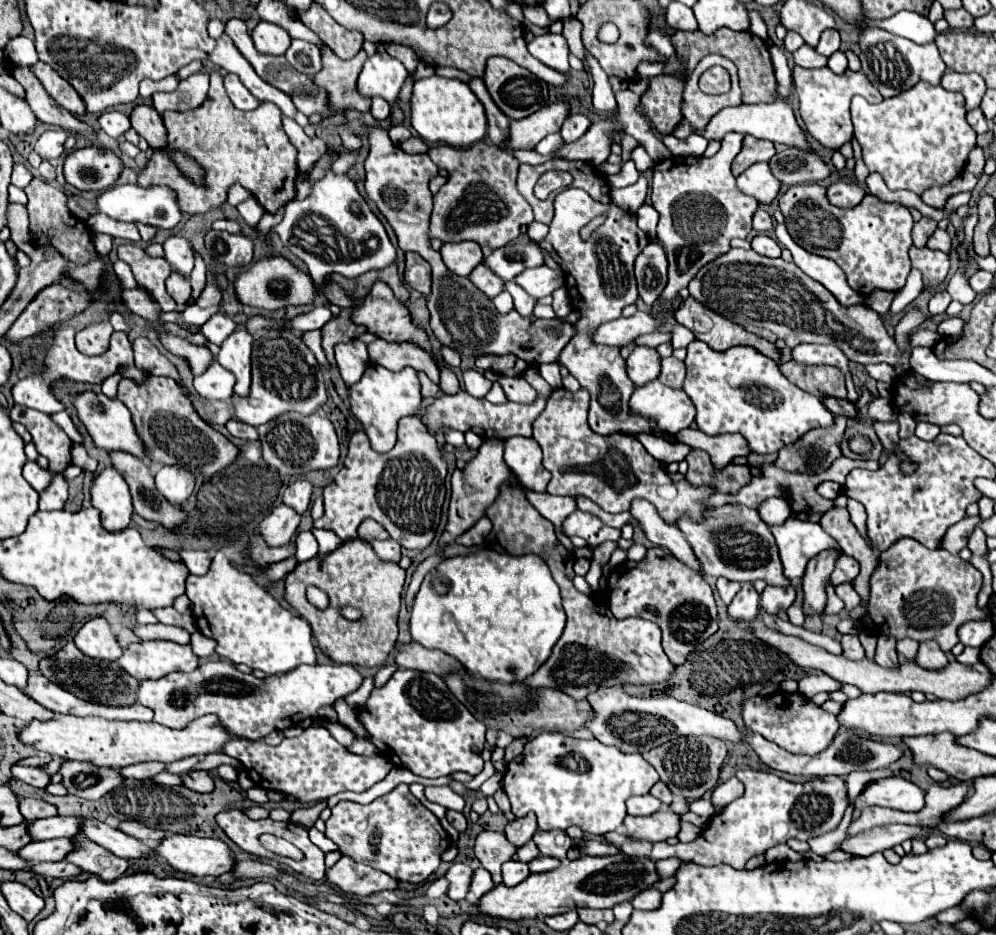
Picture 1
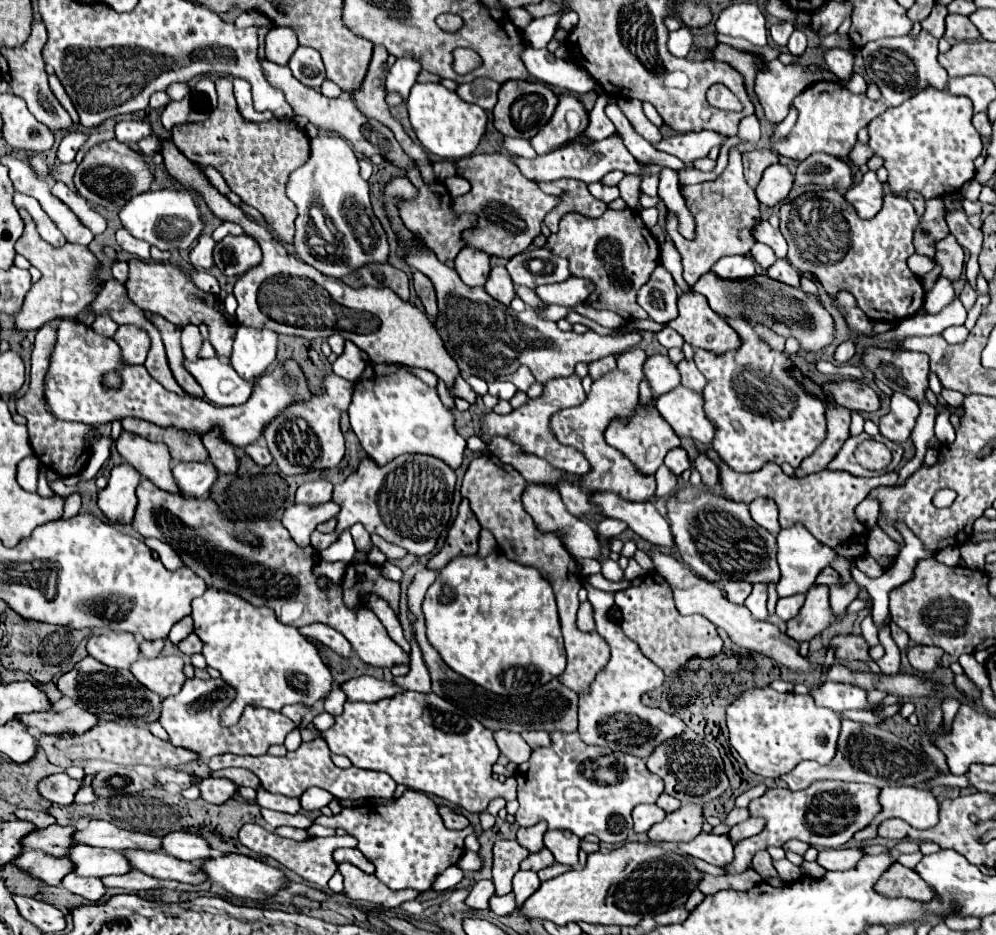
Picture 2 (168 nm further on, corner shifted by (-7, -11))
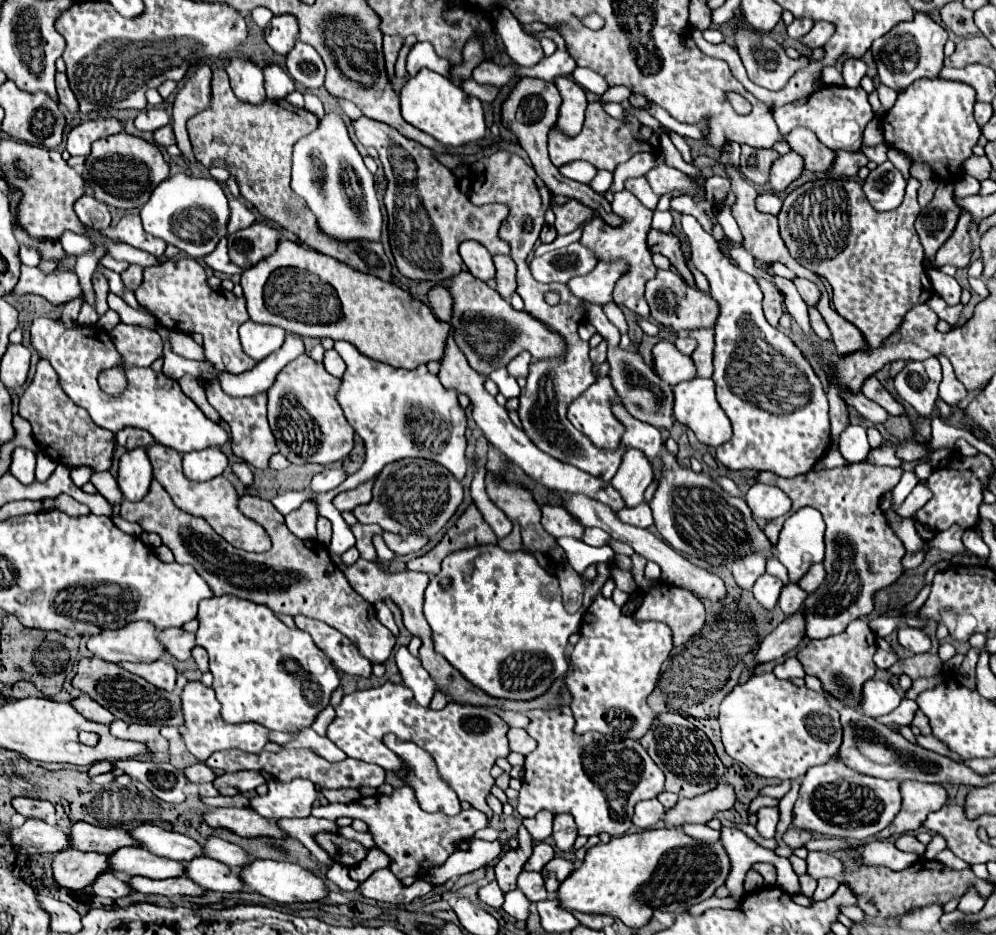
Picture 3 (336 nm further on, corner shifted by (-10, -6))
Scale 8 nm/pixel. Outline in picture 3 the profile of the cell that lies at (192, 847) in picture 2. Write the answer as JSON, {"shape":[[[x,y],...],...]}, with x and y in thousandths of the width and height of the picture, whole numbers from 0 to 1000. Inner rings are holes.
{"shape":[[[221,895],[205,897],[203,906],[205,906],[205,914],[209,914],[211,919],[217,919],[217,921],[221,921],[225,925],[231,925],[231,927],[245,927],[245,925],[249,925],[245,908],[241,908],[235,902],[229,902],[229,899],[221,897]]]}

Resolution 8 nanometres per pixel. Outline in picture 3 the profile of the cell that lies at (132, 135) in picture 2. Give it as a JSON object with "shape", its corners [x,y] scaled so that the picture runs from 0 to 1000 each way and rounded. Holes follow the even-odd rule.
{"shape":[[[151,117],[151,119],[141,119],[139,125],[135,127],[135,134],[139,140],[157,140],[165,134],[171,132],[171,125],[163,117]]]}

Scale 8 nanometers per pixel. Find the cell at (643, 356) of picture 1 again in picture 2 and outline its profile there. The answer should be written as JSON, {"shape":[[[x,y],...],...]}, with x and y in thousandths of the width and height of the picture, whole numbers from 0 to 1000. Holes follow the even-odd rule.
{"shape":[[[656,379],[654,383],[650,383],[646,396],[654,417],[660,424],[674,419],[684,411],[684,400],[680,396],[680,389],[676,389],[668,379]]]}

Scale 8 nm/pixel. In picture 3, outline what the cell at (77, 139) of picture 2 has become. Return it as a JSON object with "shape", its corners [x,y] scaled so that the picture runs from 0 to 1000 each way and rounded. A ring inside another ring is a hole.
{"shape":[[[100,127],[100,129],[86,129],[80,132],[78,136],[74,136],[68,142],[66,149],[66,161],[70,166],[88,166],[90,164],[90,155],[96,149],[114,144],[122,138],[122,129],[120,127]]]}

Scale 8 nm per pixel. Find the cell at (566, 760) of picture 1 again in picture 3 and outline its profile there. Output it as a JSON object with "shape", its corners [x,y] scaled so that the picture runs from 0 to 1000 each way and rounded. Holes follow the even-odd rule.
{"shape":[[[562,756],[556,760],[530,760],[532,775],[528,778],[530,786],[538,790],[540,799],[528,807],[526,816],[526,831],[524,831],[524,844],[520,852],[518,867],[524,874],[536,874],[540,867],[554,867],[560,870],[572,870],[580,882],[582,893],[600,893],[604,889],[612,891],[614,895],[627,893],[635,884],[635,867],[637,861],[645,855],[657,855],[667,846],[667,827],[661,822],[661,818],[655,814],[655,810],[647,803],[647,799],[641,793],[635,790],[622,790],[602,784],[576,784],[576,767],[572,756]]]}

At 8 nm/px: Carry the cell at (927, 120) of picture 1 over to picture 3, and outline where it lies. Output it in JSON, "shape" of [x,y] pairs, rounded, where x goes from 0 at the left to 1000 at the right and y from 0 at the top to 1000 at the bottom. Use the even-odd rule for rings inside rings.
{"shape":[[[922,84],[910,97],[902,99],[900,112],[886,125],[888,149],[894,157],[904,159],[914,174],[928,174],[936,185],[948,196],[960,196],[968,187],[968,172],[976,166],[976,159],[982,155],[984,136],[978,129],[978,95],[970,89],[950,87],[950,84]]]}

